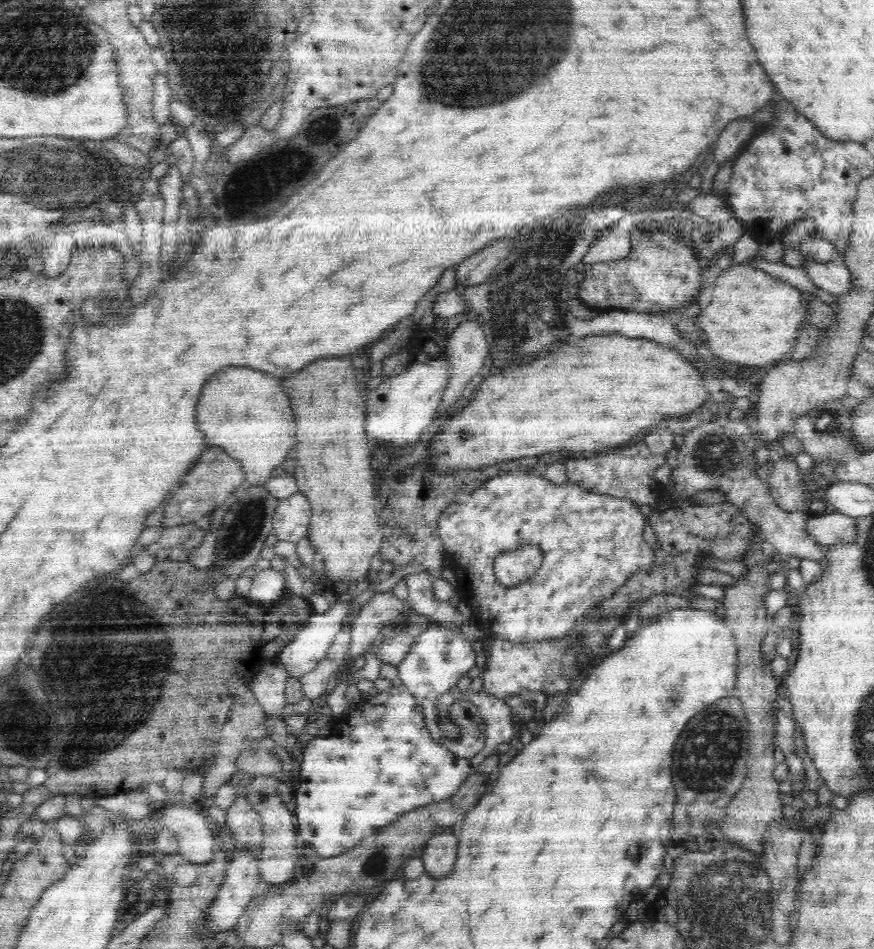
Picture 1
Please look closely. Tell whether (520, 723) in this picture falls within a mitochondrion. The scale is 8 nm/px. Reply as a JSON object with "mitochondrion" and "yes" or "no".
{"mitochondrion":"yes"}

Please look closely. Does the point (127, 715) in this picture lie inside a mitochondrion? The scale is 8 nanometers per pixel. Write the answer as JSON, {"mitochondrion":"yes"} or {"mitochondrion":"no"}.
{"mitochondrion":"yes"}

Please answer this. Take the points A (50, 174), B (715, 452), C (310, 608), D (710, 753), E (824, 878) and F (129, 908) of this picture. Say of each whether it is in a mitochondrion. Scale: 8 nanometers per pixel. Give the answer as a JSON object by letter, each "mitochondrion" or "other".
{"A":"mitochondrion","B":"mitochondrion","C":"other","D":"mitochondrion","E":"other","F":"other"}

